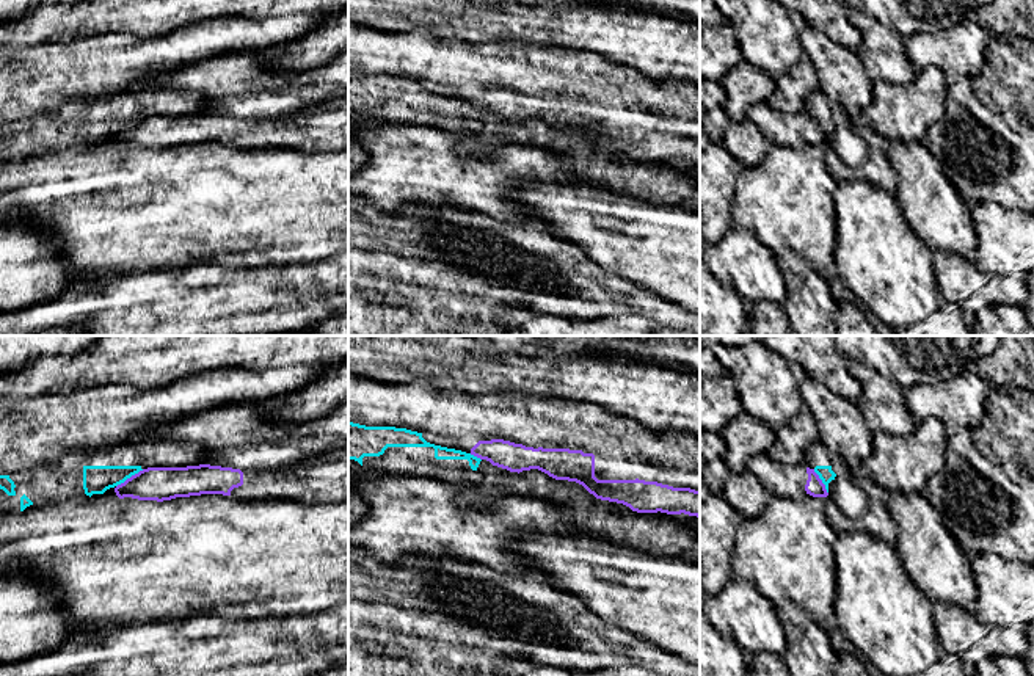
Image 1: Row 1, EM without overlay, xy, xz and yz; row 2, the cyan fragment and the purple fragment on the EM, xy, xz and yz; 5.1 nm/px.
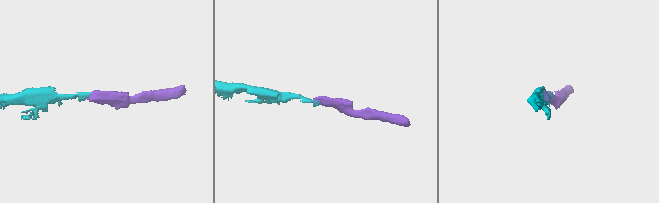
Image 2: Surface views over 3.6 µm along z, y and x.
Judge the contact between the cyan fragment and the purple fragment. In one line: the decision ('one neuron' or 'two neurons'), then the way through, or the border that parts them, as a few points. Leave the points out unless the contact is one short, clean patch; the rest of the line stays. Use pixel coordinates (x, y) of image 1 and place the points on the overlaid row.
two neurons | along xy (143, 469), (116, 487)

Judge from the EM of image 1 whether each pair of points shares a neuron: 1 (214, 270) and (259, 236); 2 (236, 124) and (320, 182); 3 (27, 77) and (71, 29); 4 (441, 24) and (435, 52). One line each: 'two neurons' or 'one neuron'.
1: two neurons
2: two neurons
3: two neurons
4: two neurons

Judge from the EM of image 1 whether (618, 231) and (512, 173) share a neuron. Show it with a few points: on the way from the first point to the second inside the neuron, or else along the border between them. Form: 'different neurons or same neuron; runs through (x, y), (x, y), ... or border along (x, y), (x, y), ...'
different neurons; border along (565, 184), (518, 182), (512, 196)

